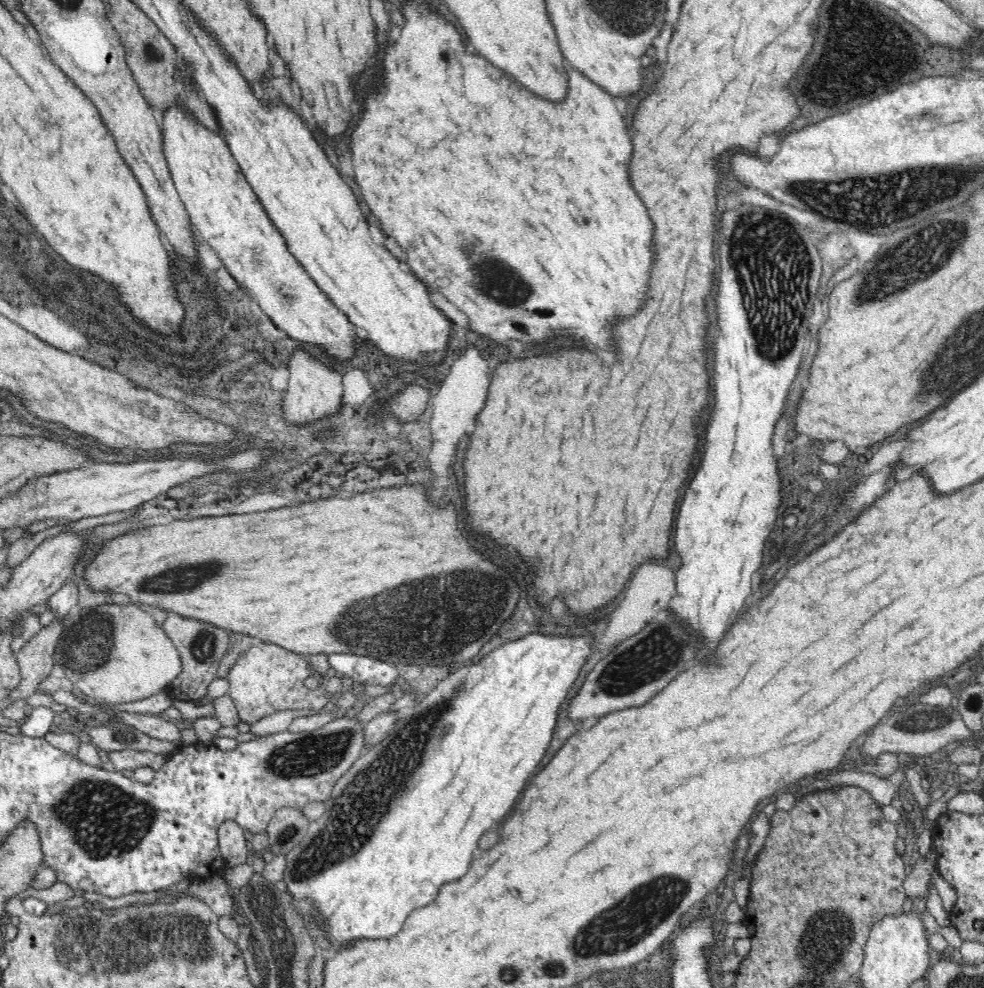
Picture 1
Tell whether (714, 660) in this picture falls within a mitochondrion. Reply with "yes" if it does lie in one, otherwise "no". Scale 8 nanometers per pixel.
no

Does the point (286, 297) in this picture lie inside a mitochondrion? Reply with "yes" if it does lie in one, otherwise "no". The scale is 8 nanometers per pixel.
yes

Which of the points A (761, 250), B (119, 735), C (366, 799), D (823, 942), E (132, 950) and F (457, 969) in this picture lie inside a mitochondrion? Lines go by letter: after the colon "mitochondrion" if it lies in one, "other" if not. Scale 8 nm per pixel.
A: mitochondrion
B: other
C: mitochondrion
D: mitochondrion
E: mitochondrion
F: other

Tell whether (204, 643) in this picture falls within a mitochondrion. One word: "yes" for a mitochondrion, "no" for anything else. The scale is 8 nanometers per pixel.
yes

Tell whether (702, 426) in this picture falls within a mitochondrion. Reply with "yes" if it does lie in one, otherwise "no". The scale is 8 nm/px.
no

